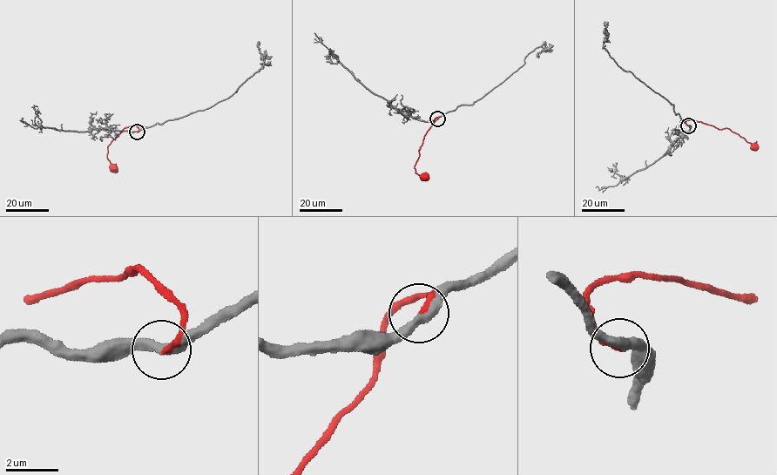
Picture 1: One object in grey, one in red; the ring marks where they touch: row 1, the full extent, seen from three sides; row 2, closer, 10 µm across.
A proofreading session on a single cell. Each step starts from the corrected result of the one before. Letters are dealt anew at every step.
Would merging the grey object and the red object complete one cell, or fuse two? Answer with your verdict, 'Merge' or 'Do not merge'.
Merge

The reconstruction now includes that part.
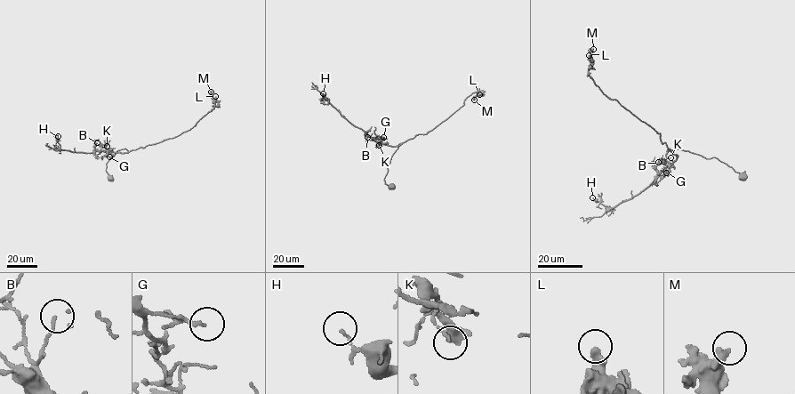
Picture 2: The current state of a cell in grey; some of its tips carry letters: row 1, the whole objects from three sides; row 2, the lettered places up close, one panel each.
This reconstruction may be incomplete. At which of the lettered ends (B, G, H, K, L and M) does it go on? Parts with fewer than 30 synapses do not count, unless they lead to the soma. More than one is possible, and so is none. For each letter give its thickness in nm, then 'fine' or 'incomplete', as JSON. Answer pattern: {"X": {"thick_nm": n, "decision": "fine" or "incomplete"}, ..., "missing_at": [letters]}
{"B": {"thick_nm": 110, "decision": "fine"}, "G": {"thick_nm": 150, "decision": "fine"}, "H": {"thick_nm": 110, "decision": "fine"}, "K": {"thick_nm": 90, "decision": "fine"}, "L": {"thick_nm": 280, "decision": "fine"}, "M": {"thick_nm": 240, "decision": "fine"}, "missing_at": []}

